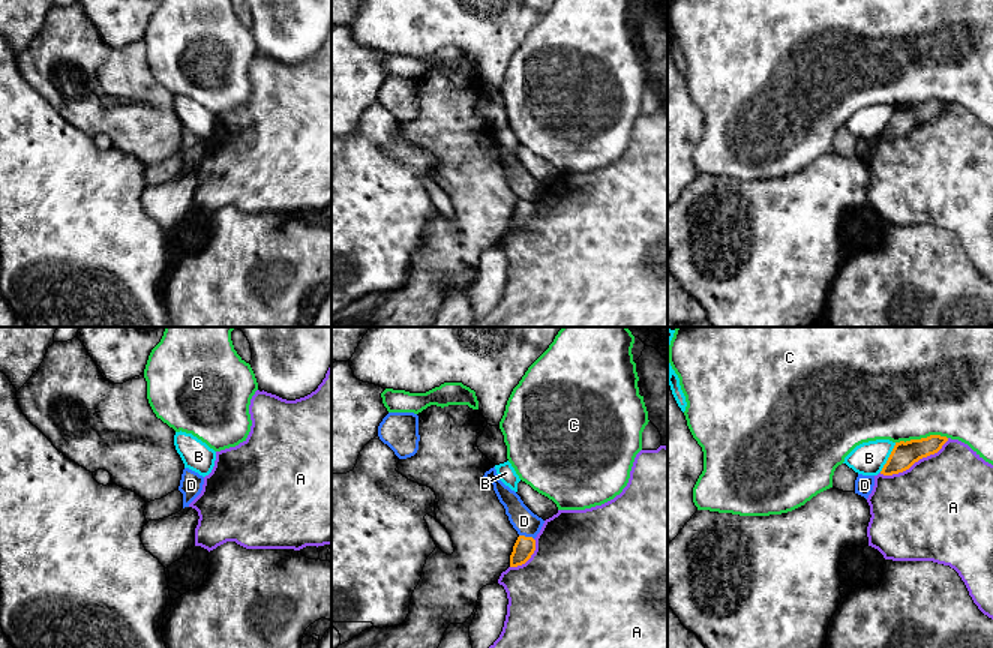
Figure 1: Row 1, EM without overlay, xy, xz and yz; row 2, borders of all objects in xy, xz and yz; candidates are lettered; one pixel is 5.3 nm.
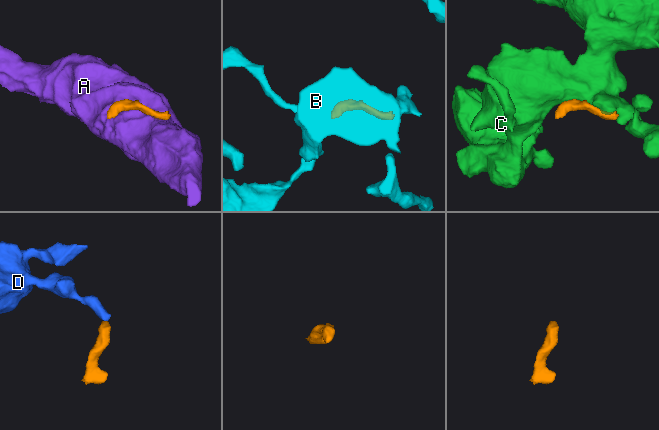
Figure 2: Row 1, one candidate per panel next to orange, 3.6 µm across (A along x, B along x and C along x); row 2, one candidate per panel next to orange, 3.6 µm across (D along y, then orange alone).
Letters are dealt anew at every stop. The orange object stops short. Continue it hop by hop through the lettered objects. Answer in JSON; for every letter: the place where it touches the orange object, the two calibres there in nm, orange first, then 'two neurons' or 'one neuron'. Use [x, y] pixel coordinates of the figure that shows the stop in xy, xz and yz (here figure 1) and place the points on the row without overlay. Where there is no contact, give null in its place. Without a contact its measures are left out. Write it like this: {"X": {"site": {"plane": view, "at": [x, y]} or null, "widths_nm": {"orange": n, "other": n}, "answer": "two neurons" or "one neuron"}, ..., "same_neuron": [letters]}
{"A": {"site": {"plane": "yz", "at": [914, 126]}, "widths_nm": {"orange": 140, "other": 480}, "answer": "two neurons"}, "B": {"site": {"plane": "yz", "at": [888, 122]}, "widths_nm": {"orange": 140, "other": 180}, "answer": "two neurons"}, "C": {"site": {"plane": "yz", "at": [921, 102]}, "widths_nm": {"orange": 140, "other": 500}, "answer": "two neurons"}, "D": {"site": {"plane": "xz", "at": [527, 201]}, "widths_nm": {"orange": 110, "other": 140}, "answer": "two neurons"}, "same_neuron": []}

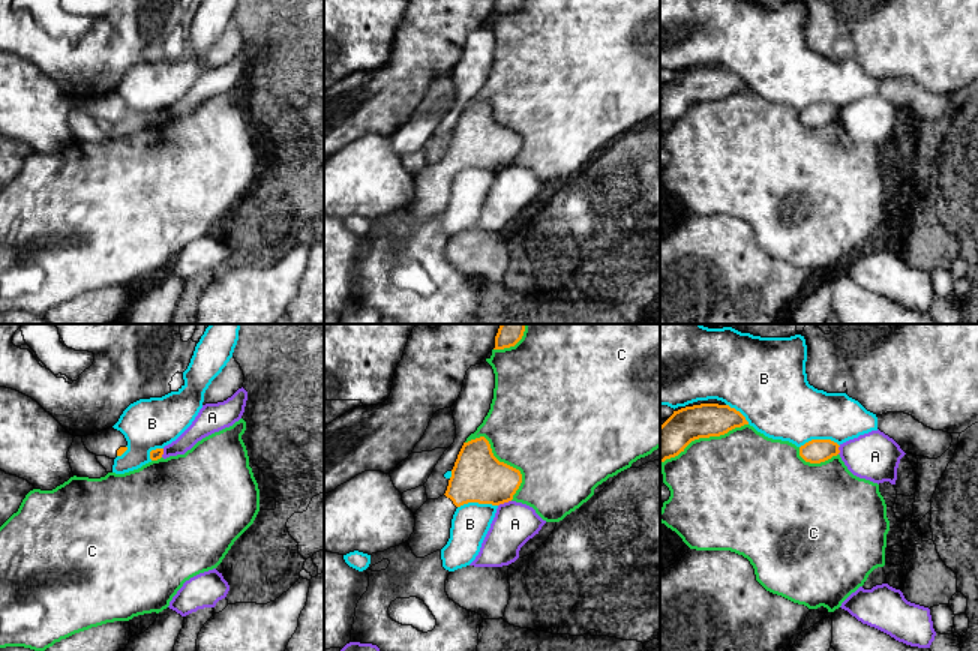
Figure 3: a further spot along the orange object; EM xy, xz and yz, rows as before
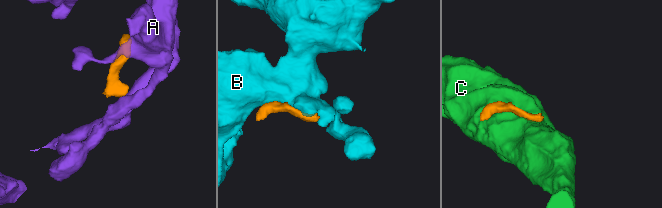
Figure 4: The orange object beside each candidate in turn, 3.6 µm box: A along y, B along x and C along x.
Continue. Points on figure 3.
{"A": {"site": {"plane": "xz", "at": [504, 165]}, "widths_nm": {"orange": 280, "other": 220}, "answer": "two neurons"}, "B": {"site": {"plane": "xz", "at": [477, 165]}, "widths_nm": {"orange": 280, "other": 200}, "answer": "two neurons"}, "C": {"site": {"plane": "xz", "at": [503, 126]}, "widths_nm": {"orange": 280, "other": 480}, "answer": "two neurons"}, "same_neuron": []}

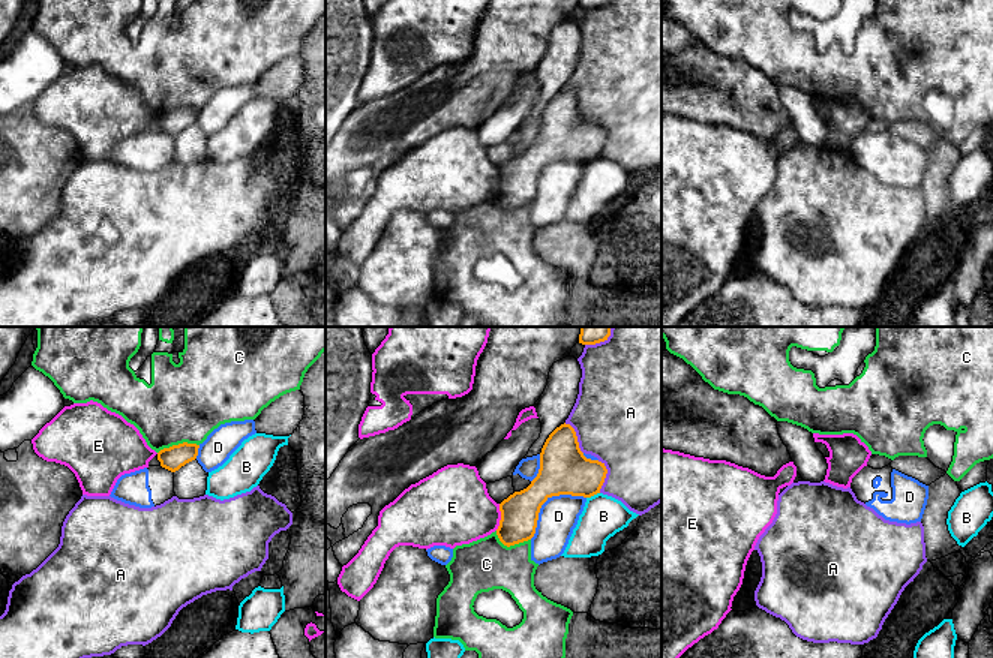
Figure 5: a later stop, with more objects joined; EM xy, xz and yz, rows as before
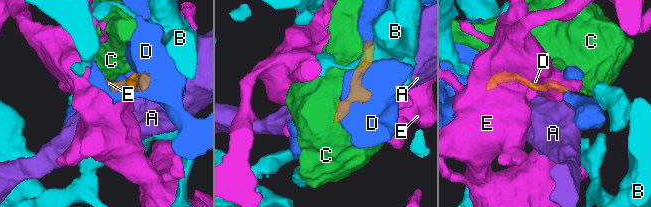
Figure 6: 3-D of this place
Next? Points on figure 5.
{"A": {"site": {"plane": "xz", "at": [605, 140]}, "widths_nm": {"orange": 260, "other": 460}, "answer": "two neurons"}, "B": {"site": {"plane": "xz", "at": [593, 159]}, "widths_nm": {"orange": 260, "other": 220}, "answer": "two neurons"}, "C": {"site": {"plane": "xy", "at": [179, 108]}, "widths_nm": {"orange": 120, "other": 420}, "answer": "two neurons"}, "D": {"site": {"plane": "xz", "at": [546, 164]}, "widths_nm": {"orange": 260, "other": 220}, "answer": "two neurons"}, "E": {"site": {"plane": "xz", "at": [501, 182]}, "widths_nm": {"orange": 200, "other": 380}, "answer": "two neurons"}, "same_neuron": []}

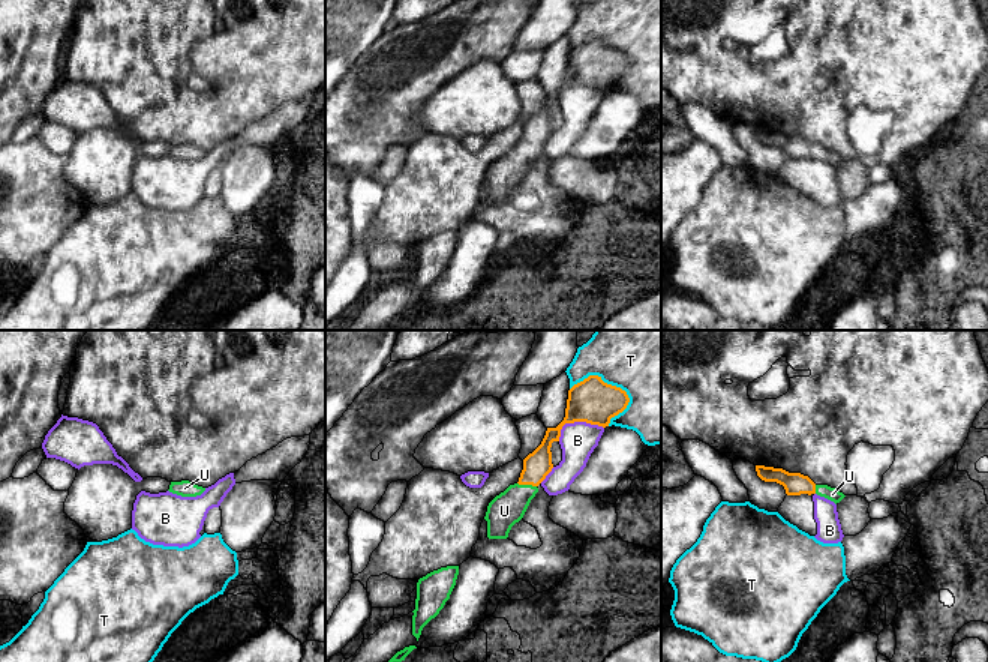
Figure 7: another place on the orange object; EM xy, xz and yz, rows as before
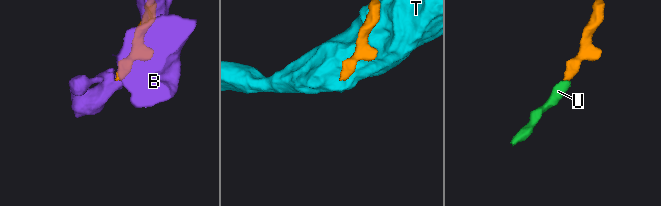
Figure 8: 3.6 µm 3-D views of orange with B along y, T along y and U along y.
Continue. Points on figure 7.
{"B": {"site": {"plane": "xz", "at": [576, 84]}, "widths_nm": {"orange": 240, "other": 200}, "answer": "two neurons"}, "T": {"site": {"plane": "xz", "at": [601, 44]}, "widths_nm": {"orange": 240, "other": 340}, "answer": "two neurons"}, "U": {"site": {"plane": "xz", "at": [526, 147]}, "widths_nm": {"orange": 150, "other": 180}, "answer": "one neuron"}, "same_neuron": ["U"]}

